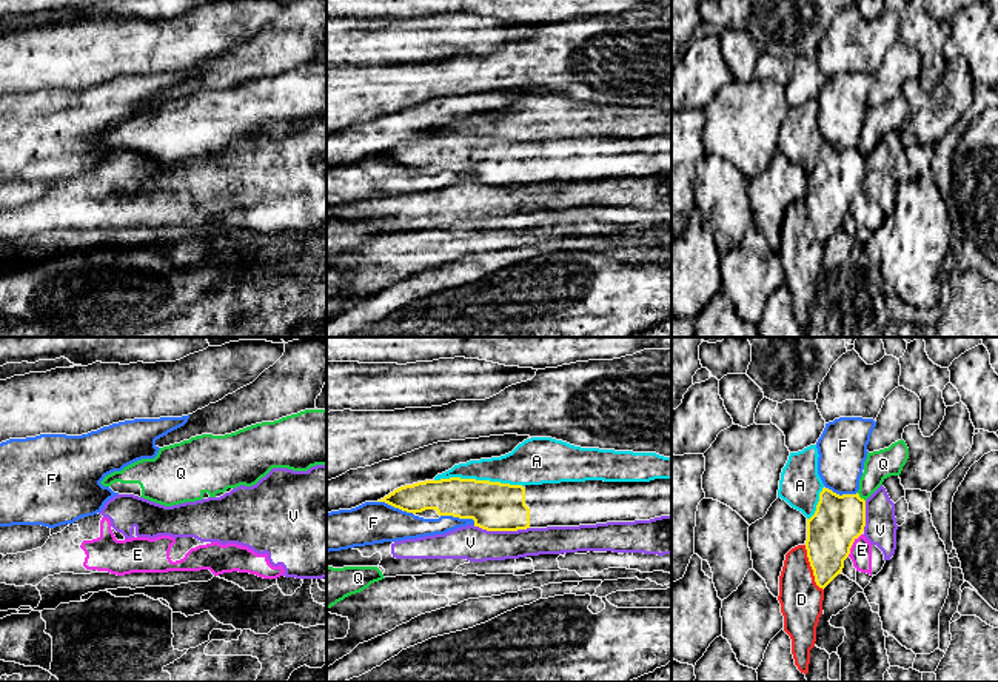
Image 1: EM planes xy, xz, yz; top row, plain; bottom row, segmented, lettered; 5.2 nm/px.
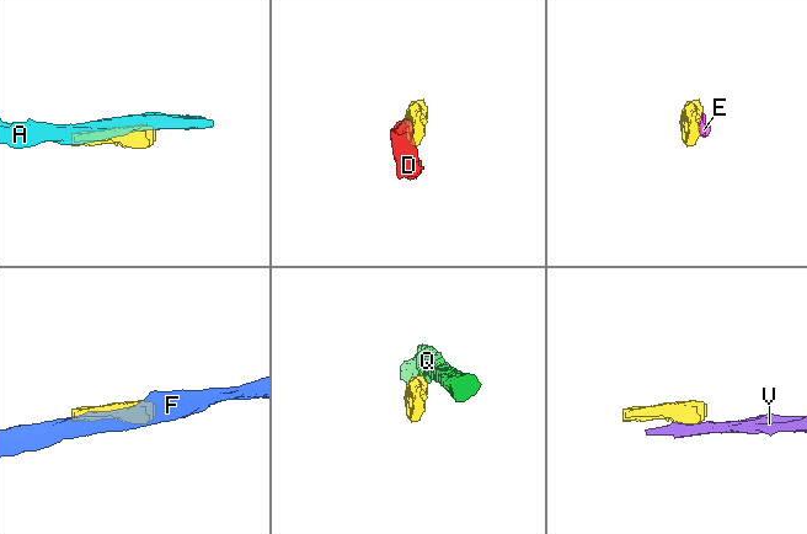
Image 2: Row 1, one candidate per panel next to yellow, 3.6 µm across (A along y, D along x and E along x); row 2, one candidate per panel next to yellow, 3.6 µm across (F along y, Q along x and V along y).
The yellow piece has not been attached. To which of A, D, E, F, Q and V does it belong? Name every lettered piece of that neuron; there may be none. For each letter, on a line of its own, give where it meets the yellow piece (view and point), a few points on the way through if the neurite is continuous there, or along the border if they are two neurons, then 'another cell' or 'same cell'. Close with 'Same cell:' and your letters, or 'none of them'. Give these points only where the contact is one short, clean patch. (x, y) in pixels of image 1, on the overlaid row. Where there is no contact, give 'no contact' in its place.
A: meets yellow in xz at (479, 481); another cell
D: meets yellow in yz at (812, 568); another cell
E: meets yellow in yz at (852, 544); another cell
F: meets yellow in xz at (459, 518); another cell
Q: meets yellow in yz at (860, 498); border along yz (857, 493), (864, 501); another cell
V: meets yellow in xz at (501, 530); border along xz (473, 525), (482, 530), (529, 528); another cell
Same cell: none of them

